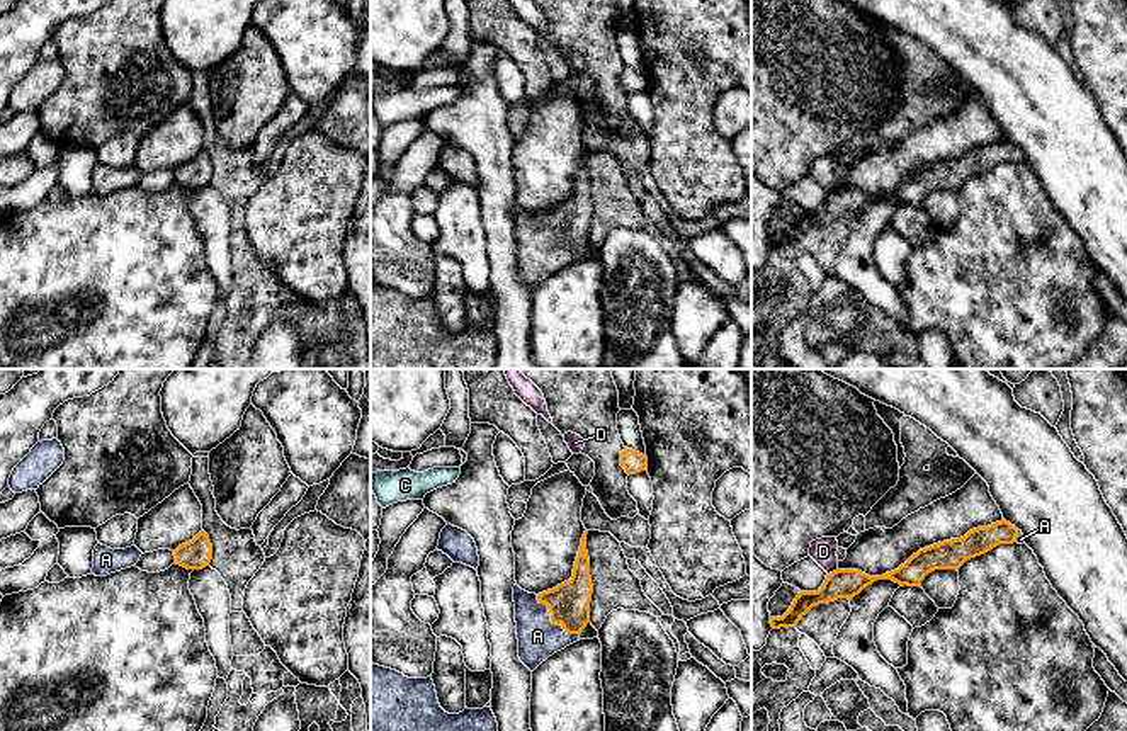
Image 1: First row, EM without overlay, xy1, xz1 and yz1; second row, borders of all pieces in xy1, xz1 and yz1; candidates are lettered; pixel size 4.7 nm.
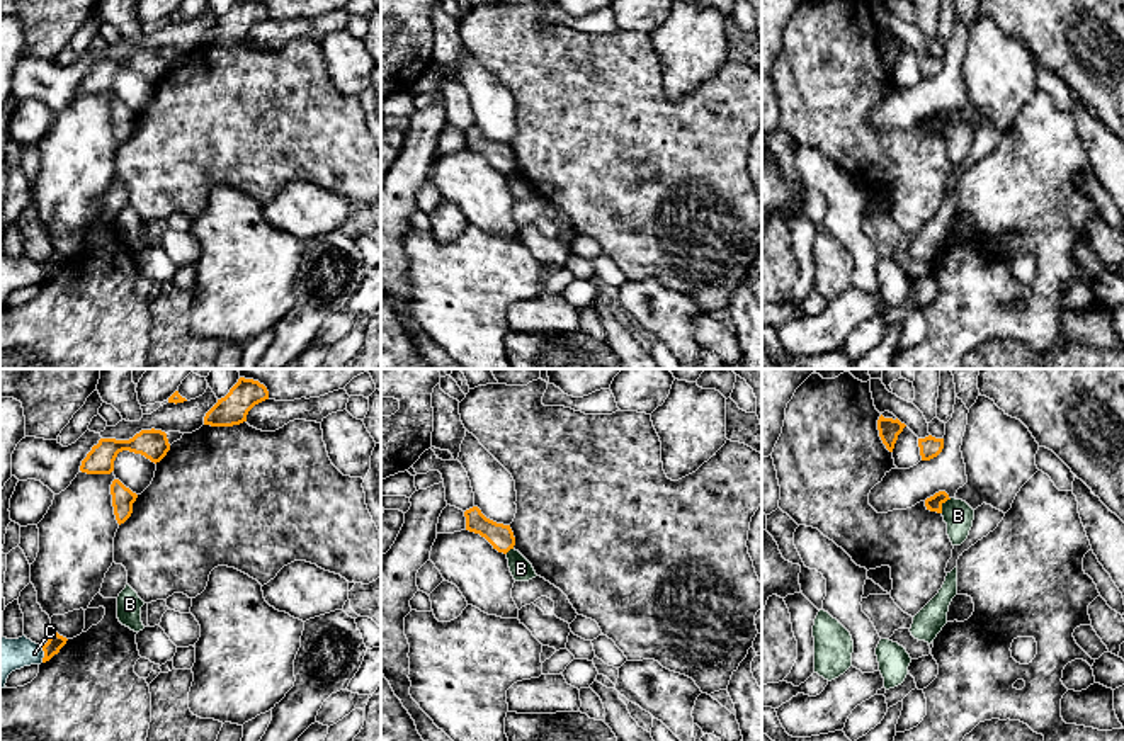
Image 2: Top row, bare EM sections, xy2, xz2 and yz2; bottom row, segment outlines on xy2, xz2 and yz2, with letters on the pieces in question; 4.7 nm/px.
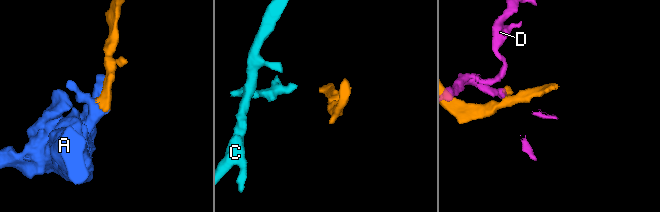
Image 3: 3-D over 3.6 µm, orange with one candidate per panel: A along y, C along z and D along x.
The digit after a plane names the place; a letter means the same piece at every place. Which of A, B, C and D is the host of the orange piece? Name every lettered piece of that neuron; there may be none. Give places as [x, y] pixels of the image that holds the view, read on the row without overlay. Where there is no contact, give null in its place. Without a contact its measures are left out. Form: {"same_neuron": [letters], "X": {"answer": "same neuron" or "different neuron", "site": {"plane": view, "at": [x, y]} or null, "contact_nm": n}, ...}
{"same_neuron": ["A"], "A": {"answer": "same neuron", "site": {"plane": "xz1", "at": [553, 242]}, "contact_nm": 280}, "B": {"answer": "different neuron", "site": {"plane": "yz2", "at": [941, 124]}, "contact_nm": 90}, "C": {"answer": "different neuron", "site": {"plane": "xy2", "at": [45, 274]}, "contact_nm": 80}, "D": {"answer": "different neuron", "site": {"plane": "yz1", "at": [833, 191]}, "contact_nm": 60}}

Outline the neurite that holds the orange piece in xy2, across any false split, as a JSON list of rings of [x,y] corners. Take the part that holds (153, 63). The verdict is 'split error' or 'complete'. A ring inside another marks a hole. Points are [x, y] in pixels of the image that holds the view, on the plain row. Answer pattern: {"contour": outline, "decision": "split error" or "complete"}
{"contour": [[[141,49],[129,59],[100,58],[82,80],[80,90],[87,93],[111,93],[119,71],[141,73],[151,82],[160,82],[170,70],[167,53],[162,49]]], "decision": "complete"}

